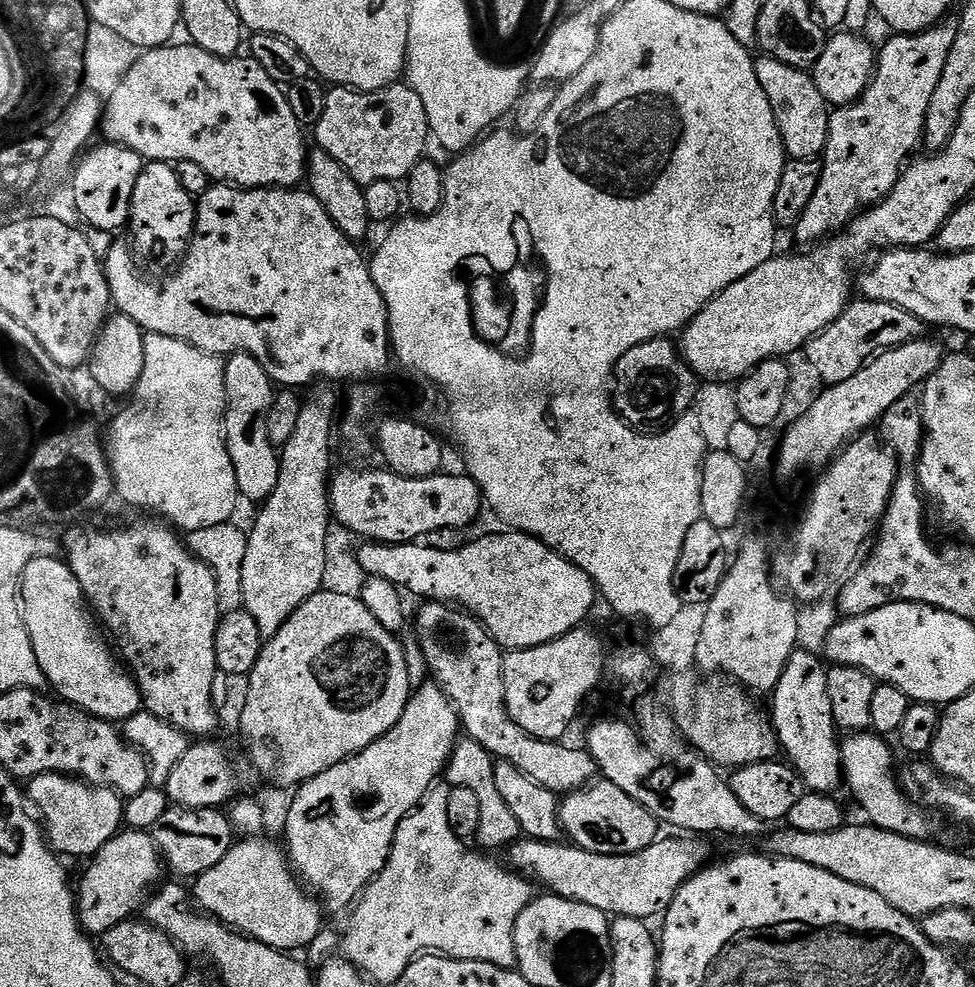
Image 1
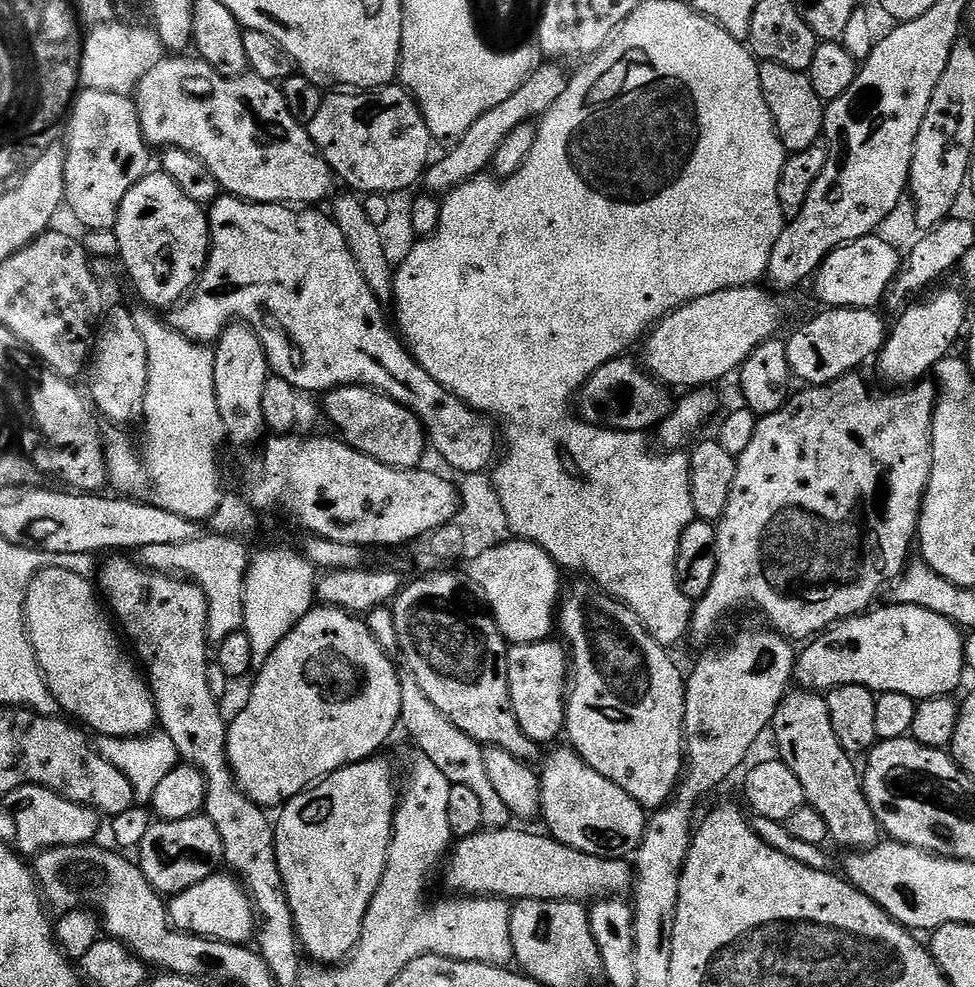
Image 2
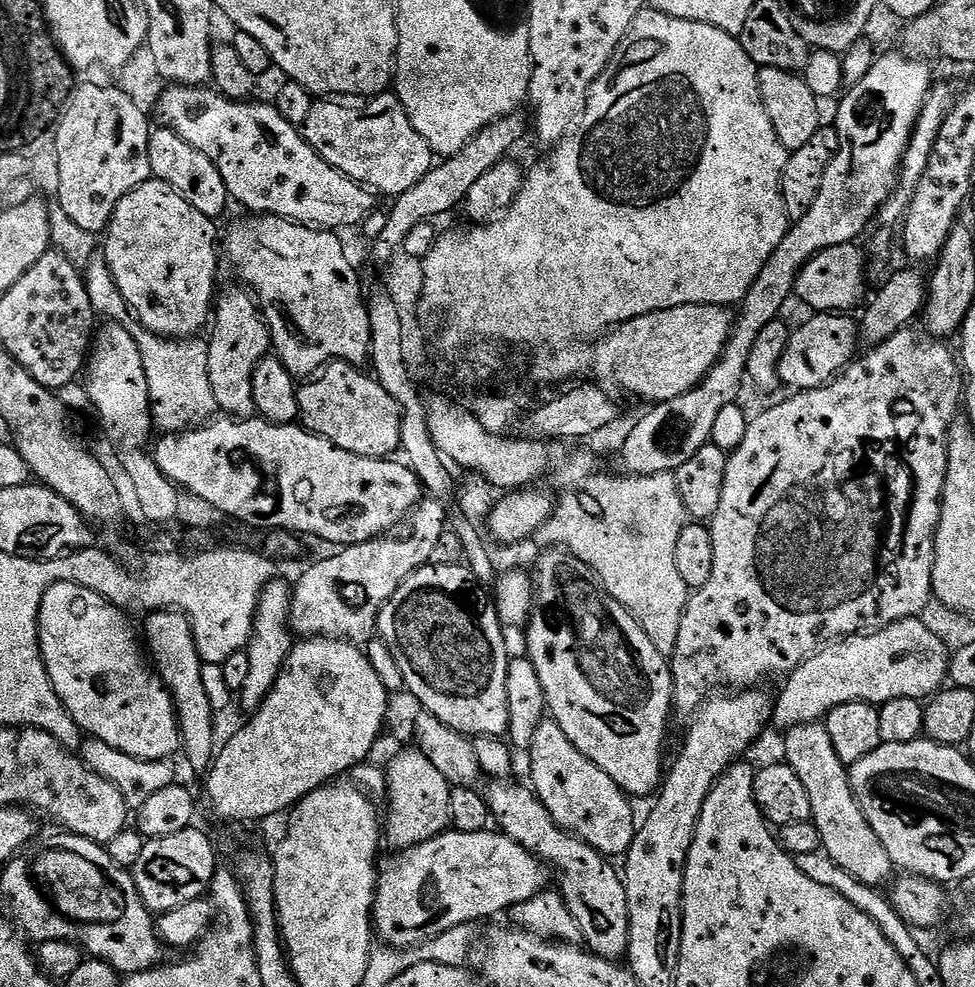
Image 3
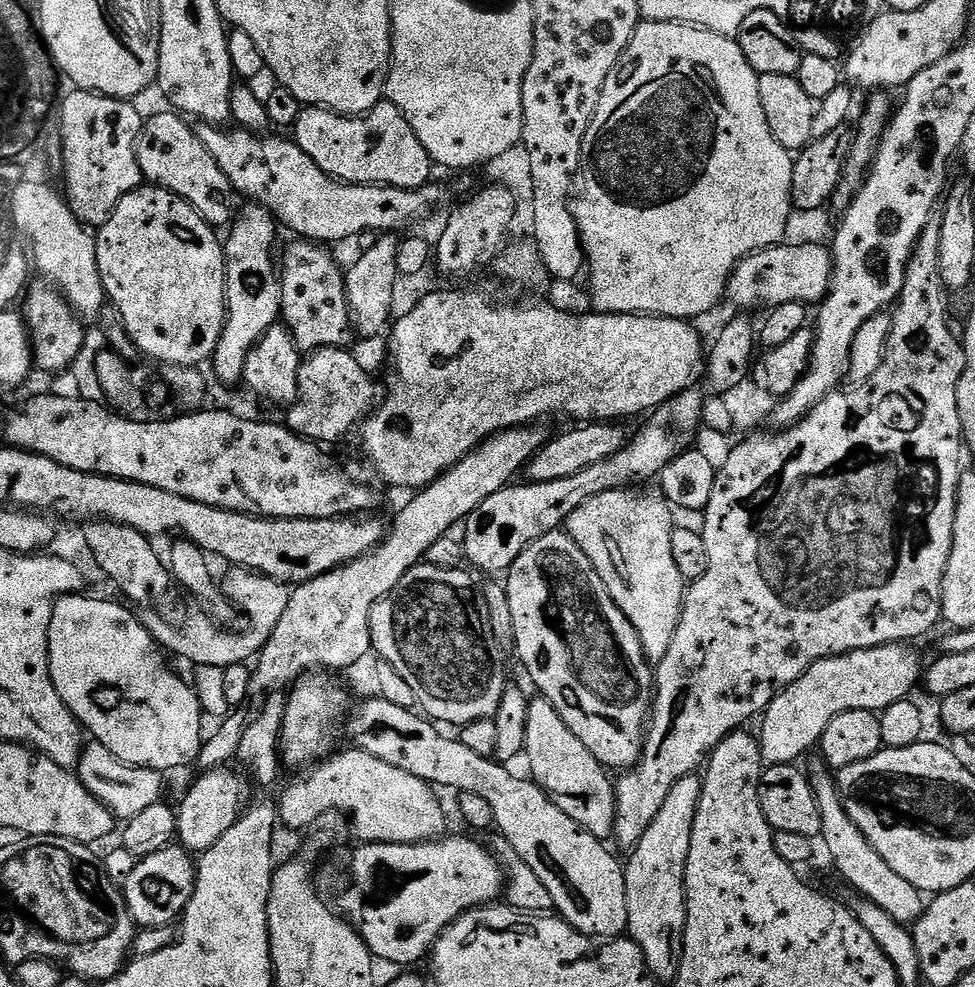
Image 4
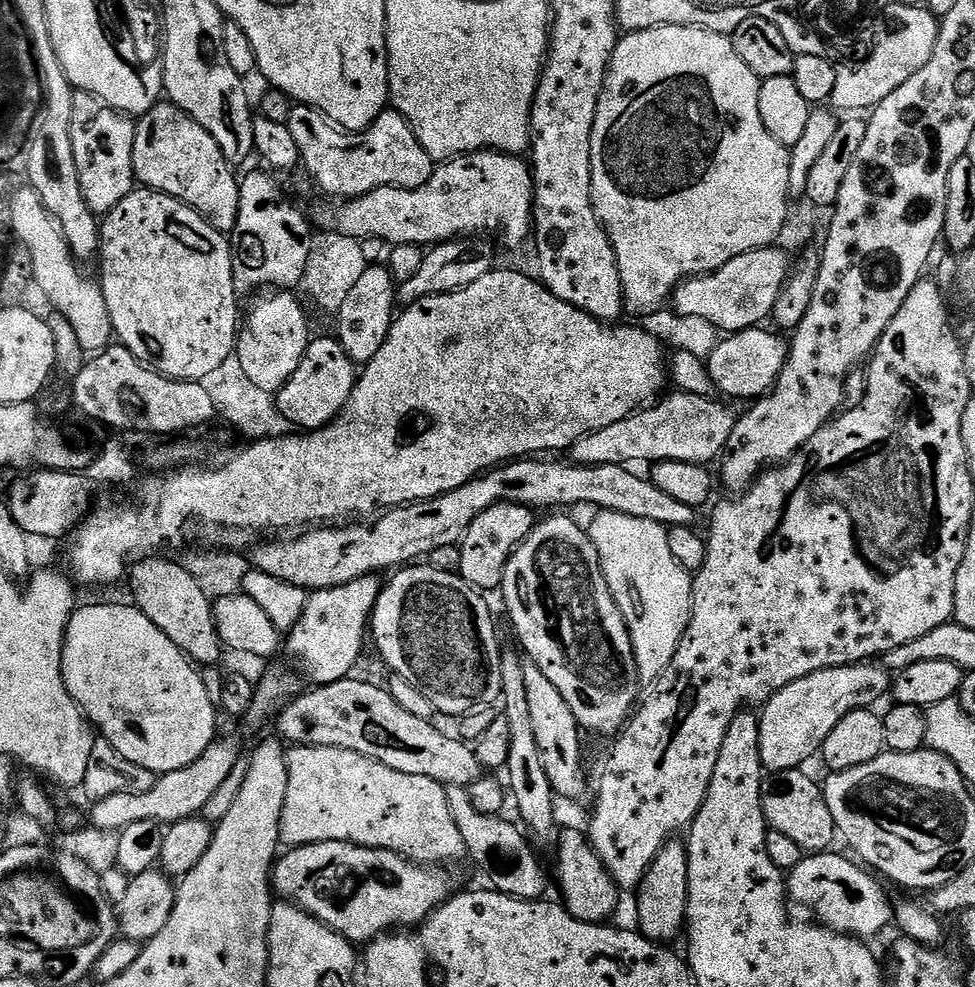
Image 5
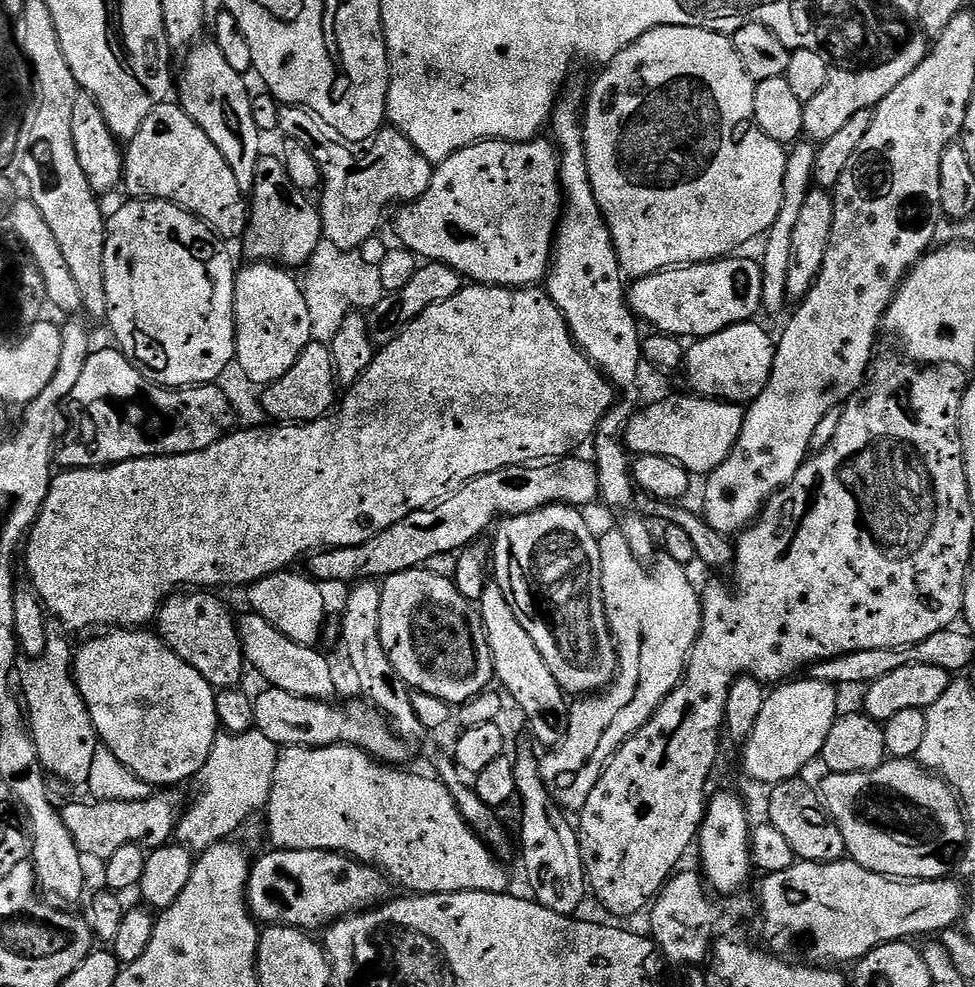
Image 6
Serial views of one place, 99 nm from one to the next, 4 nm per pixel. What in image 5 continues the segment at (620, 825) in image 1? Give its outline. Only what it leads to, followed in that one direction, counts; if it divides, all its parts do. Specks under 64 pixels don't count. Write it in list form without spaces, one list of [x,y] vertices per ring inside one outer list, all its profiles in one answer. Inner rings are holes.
[[[530,662],[524,664],[526,678],[527,705],[530,706],[531,725],[534,728],[538,754],[541,755],[542,769],[550,780],[555,795],[568,800],[580,800],[589,795],[590,784],[584,777],[584,760],[580,757],[580,723],[574,718],[574,710],[566,703],[566,698],[558,694],[558,689],[550,683],[550,678]]]

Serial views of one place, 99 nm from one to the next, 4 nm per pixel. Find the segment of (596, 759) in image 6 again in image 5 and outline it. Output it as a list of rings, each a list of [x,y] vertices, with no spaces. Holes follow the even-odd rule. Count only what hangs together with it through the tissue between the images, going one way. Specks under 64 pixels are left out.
[[[603,510],[595,514],[597,516],[592,525],[587,525],[586,531],[596,547],[606,586],[610,586],[610,594],[628,627],[640,679],[655,682],[666,666],[670,666],[678,642],[682,642],[682,634],[688,629],[693,573],[674,562],[665,525],[649,522],[646,518],[630,518],[630,514]]]

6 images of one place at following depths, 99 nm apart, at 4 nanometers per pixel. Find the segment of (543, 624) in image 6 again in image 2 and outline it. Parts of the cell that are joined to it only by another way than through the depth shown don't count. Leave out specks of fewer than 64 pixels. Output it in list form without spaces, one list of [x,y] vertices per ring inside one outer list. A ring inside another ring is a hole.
[[[580,582],[572,589],[563,593],[562,599],[558,605],[558,632],[561,632],[563,643],[566,645],[566,651],[570,657],[570,687],[566,692],[566,703],[564,705],[564,726],[566,729],[567,743],[579,754],[584,761],[602,778],[610,778],[614,786],[622,786],[630,798],[634,798],[645,808],[645,810],[655,810],[664,807],[672,799],[681,779],[684,770],[684,715],[686,714],[686,683],[685,673],[680,673],[678,665],[672,661],[672,656],[667,647],[654,639],[649,632],[644,629],[644,624],[634,613],[628,611],[625,604],[619,600],[613,600],[612,597],[601,594],[594,590],[593,585],[588,582]]]

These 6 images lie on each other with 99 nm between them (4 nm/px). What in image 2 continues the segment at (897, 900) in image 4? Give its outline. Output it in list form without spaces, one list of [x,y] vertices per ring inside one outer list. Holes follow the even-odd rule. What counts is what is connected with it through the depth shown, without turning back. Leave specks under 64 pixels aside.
[[[792,690],[785,696],[784,701],[778,706],[778,710],[774,714],[770,725],[770,736],[776,739],[776,748],[778,751],[778,758],[786,766],[790,766],[790,770],[794,770],[794,775],[798,778],[798,782],[802,782],[802,790],[804,791],[804,798],[807,807],[818,810],[818,814],[822,814],[823,821],[826,822],[826,830],[828,831],[831,843],[834,845],[841,844],[844,850],[863,850],[865,848],[873,848],[881,839],[882,829],[879,822],[874,818],[874,810],[870,810],[870,802],[864,793],[864,785],[862,783],[862,772],[858,767],[856,769],[857,761],[848,755],[846,750],[842,750],[842,742],[838,742],[838,734],[834,734],[834,730],[830,726],[830,710],[828,709],[827,699],[819,691],[816,690]]]

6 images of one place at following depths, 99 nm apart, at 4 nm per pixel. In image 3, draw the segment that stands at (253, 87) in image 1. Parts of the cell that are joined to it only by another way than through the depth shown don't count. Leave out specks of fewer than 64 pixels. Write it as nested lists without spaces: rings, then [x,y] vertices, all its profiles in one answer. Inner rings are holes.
[[[174,84],[165,87],[160,101],[154,109],[161,125],[174,134],[181,136],[194,150],[206,154],[210,162],[222,174],[222,182],[226,182],[228,195],[249,213],[265,216],[281,216],[293,220],[295,224],[304,224],[308,228],[325,230],[341,230],[364,223],[365,218],[377,207],[377,197],[365,185],[358,184],[349,176],[343,176],[334,170],[320,157],[314,149],[304,141],[301,129],[297,125],[286,122],[282,114],[278,114],[275,103],[252,104],[245,100],[228,100],[216,90],[208,86],[191,84]]]

